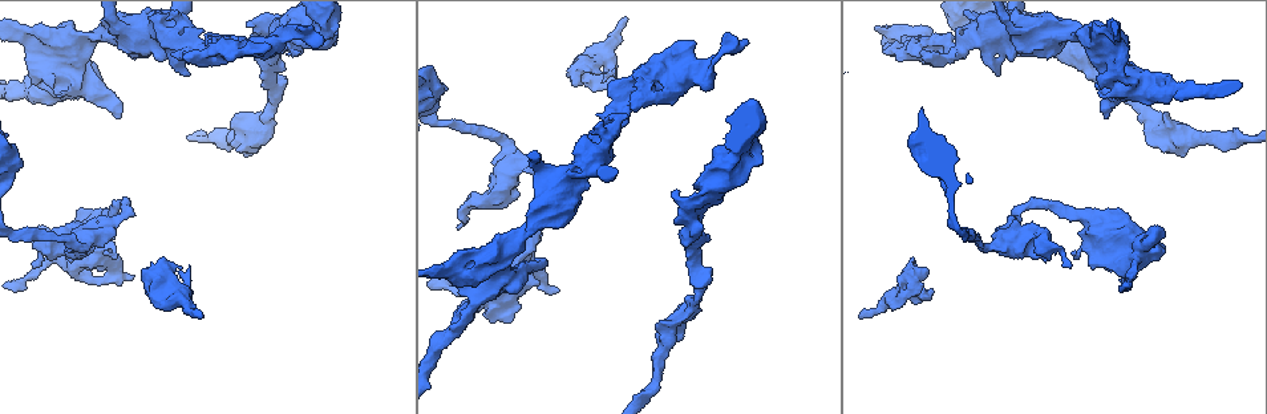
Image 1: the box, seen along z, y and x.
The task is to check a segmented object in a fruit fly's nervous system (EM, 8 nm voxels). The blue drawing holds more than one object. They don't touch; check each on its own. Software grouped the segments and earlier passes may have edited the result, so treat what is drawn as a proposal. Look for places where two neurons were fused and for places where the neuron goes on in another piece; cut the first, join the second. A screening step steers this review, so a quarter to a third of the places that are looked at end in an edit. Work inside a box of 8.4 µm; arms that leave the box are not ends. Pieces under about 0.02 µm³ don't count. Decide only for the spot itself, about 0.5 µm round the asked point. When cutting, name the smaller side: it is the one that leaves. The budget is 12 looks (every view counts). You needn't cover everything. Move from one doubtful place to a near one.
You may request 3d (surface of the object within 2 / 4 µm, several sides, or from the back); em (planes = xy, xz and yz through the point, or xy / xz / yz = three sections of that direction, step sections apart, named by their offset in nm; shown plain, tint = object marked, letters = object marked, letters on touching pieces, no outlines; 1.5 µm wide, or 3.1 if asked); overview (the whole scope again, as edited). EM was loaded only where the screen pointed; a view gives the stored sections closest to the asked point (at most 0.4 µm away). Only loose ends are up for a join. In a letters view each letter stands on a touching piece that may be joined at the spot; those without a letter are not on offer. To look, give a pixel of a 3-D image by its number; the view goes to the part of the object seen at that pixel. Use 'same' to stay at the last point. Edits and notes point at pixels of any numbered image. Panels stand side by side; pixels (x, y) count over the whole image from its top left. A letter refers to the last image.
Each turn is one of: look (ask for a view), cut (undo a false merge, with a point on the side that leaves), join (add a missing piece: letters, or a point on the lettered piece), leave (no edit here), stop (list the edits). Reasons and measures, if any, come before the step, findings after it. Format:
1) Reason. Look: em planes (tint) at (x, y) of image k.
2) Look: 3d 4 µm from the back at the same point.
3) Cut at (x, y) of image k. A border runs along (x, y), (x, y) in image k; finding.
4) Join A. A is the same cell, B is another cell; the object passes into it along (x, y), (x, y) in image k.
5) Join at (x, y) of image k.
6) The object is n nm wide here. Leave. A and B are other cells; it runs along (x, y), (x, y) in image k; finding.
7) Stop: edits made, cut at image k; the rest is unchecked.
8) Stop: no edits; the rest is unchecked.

Free end. Look: em planes (tint) at (547, 263) of image 1.

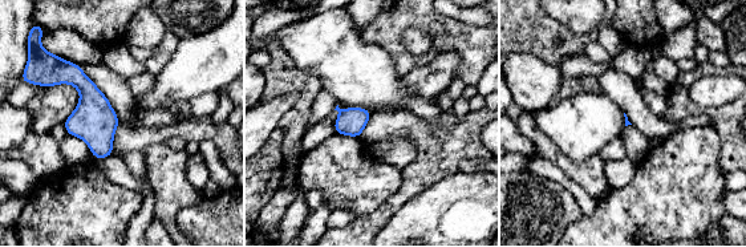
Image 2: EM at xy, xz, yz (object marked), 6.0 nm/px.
Look: em planes (letters) at the same point.

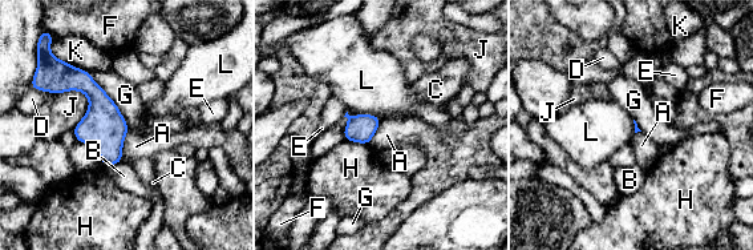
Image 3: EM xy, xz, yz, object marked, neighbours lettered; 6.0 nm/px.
The longest contact is with G, 400 nm. Leave. A, B, C, D, E, F, G, H, J, K and L are other cells; no lettered piece goes on from it.

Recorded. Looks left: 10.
Look: 3d 4 µm at (31, 69) of image 1.

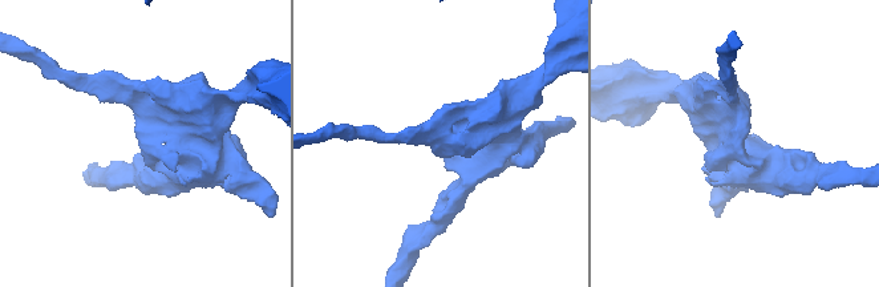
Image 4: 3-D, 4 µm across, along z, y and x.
Need the tissue. Look: em planes (tint) at (442, 146) of image 4.

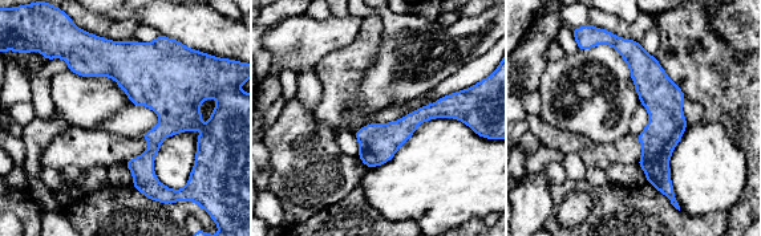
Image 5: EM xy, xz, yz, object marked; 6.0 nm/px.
Look: em planes (letters) at the same point.

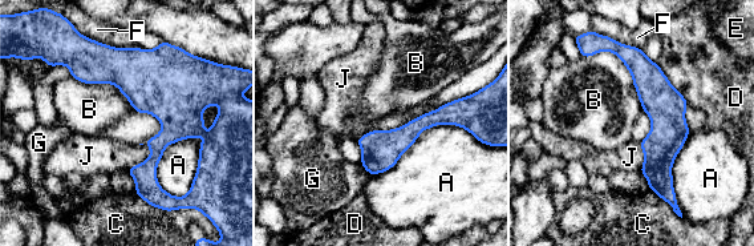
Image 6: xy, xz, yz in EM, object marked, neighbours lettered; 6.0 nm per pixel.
The object is 240 nm wide here. Leave. A, B, C, D, E, F, G and J are other cells; it runs along (632, 51), (673, 202) in image 6; continuous, no second neuron.

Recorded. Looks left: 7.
Thick end. Look: em planes (letters) at (511, 319) of image 1.

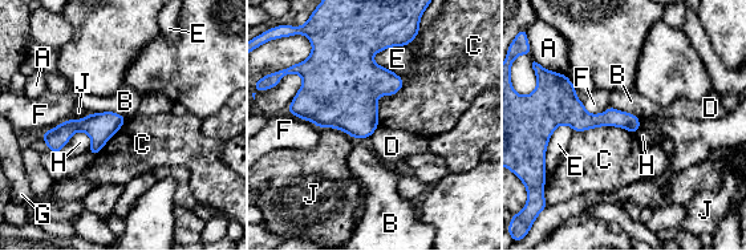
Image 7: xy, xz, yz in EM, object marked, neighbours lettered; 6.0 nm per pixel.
Leave. A, B, C, D, E, F, G, H and J are other cells; it runs along (550, 117), (625, 120), (636, 126) in image 7; none of them fits.

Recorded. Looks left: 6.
Abrupt turn. Look: 3d 4 µm at (1021, 208) of image 1.

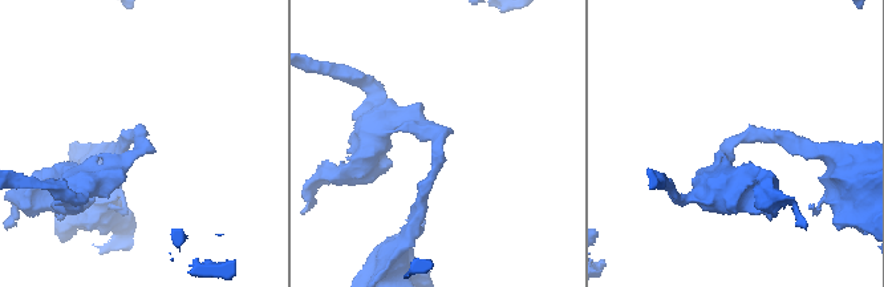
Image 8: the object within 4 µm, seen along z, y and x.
Need the tissue. Look: em planes (plain) at (140, 142) of image 8.

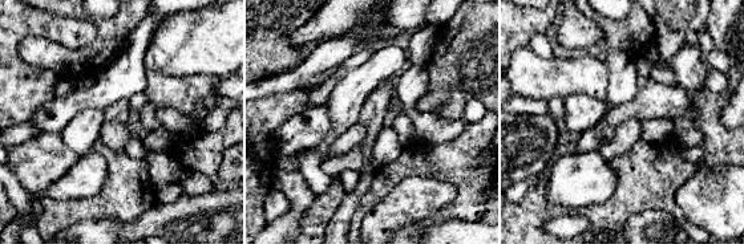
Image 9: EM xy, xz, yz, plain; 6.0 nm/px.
Look: em planes (letters) at the same point.

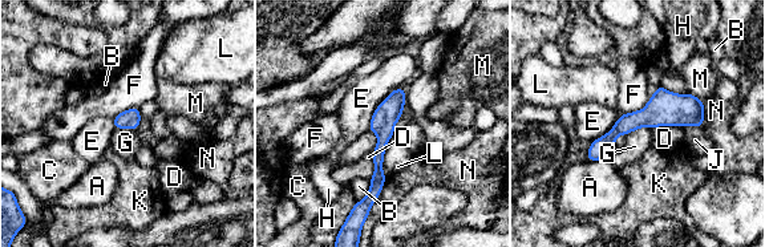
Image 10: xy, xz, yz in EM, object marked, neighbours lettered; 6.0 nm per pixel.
Leave. A, B, C, D, E, F, G, H, J, K, L, M and N are other cells; it runs along (699, 102), (630, 121), (590, 157) in image 10; continuous, no second neuron.

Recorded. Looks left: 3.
Branch stops here. Look: em planes (letters) at (206, 37) of image 1.

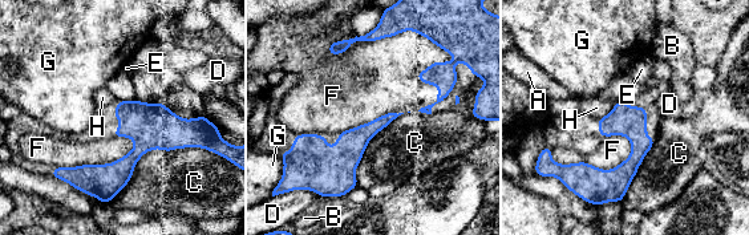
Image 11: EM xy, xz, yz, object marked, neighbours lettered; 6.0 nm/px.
Leave. A, B, C, D, E, F, G and H are other cells; it runs along (620, 104), (636, 132), (622, 191) in image 11; none of them fits.

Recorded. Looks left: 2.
Stop: no edits; the rest is unchecked.

